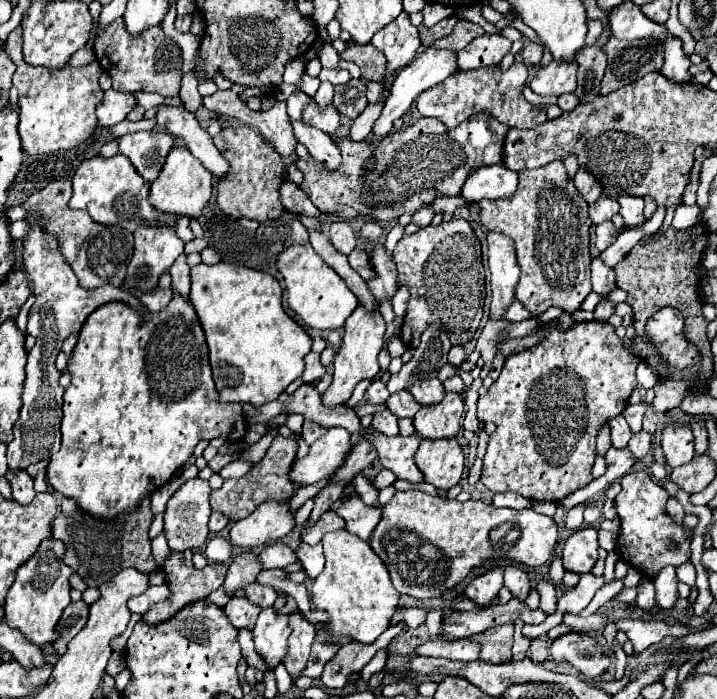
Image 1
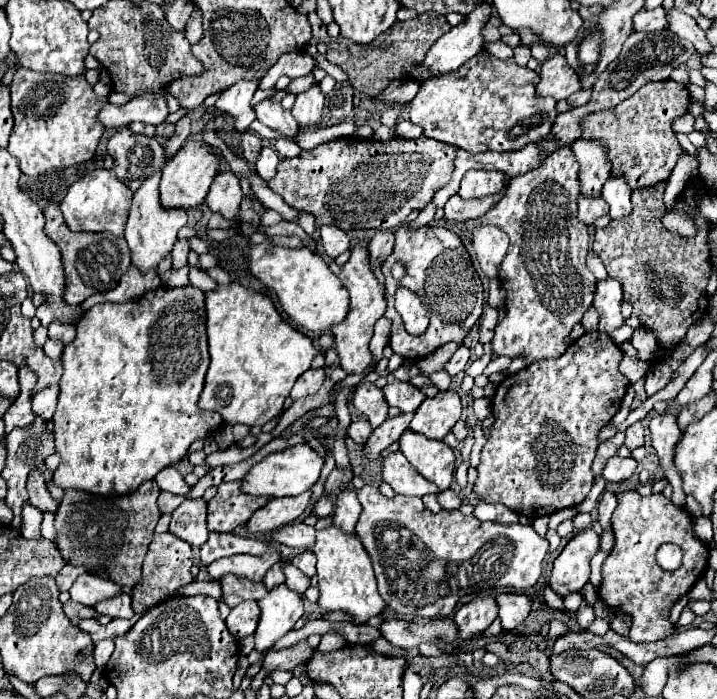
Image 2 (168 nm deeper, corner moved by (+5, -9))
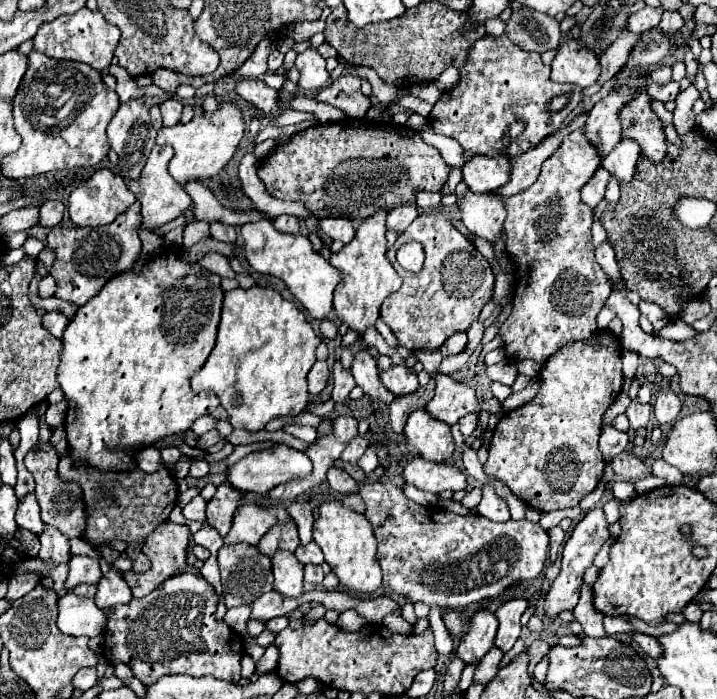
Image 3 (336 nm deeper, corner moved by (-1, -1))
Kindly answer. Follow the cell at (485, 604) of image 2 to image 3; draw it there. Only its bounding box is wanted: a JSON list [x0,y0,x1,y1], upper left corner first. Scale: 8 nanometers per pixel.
[456,609,498,663]

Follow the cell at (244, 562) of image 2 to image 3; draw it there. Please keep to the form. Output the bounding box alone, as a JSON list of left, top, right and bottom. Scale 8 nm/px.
[256,519,300,557]

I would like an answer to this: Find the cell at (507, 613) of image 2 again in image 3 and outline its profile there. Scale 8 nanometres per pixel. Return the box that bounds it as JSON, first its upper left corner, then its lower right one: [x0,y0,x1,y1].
[496,599,528,653]

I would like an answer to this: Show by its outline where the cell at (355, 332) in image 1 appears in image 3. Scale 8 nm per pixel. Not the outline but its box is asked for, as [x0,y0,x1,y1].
[330,209,402,335]

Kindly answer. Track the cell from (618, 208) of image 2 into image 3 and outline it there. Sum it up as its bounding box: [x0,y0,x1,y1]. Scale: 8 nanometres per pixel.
[602,139,640,183]

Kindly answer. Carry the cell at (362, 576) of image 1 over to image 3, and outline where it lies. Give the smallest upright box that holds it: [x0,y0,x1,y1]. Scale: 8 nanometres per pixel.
[314,497,382,593]

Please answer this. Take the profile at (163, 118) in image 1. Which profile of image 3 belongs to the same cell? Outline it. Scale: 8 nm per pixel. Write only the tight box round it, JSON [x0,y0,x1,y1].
[240,221,340,319]

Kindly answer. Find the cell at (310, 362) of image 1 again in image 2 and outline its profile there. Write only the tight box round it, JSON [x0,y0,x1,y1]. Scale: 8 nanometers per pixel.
[290,369,326,401]

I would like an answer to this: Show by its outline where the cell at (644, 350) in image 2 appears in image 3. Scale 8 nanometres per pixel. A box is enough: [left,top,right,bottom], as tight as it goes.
[660,319,696,341]

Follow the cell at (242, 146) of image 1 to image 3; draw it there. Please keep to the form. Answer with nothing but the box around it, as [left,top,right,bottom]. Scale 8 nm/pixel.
[210,223,236,243]

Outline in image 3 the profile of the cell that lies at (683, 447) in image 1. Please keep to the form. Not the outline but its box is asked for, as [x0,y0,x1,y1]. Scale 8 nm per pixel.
[654,381,682,425]

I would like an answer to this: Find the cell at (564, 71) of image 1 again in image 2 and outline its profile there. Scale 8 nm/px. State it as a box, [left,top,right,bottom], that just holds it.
[536,53,580,101]

